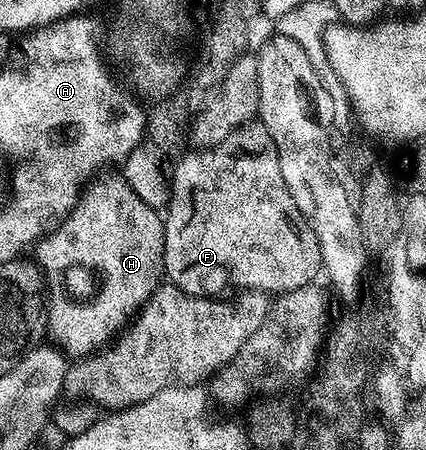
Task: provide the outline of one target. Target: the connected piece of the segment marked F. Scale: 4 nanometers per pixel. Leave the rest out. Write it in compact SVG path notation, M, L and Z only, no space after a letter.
M250 122L242 128L236 128L225 140L221 140L212 148L189 150L189 153L177 164L177 169L171 172L171 195L167 205L167 211L163 216L165 222L165 271L168 283L174 284L179 290L189 295L204 297L220 297L224 288L234 284L237 290L256 290L270 294L280 294L299 290L303 286L314 283L322 271L321 246L319 238L315 234L309 219L299 210L295 204L295 198L291 198L291 190L287 190L287 182L283 182L283 174L279 170L279 150L275 150L275 138L259 122Z

